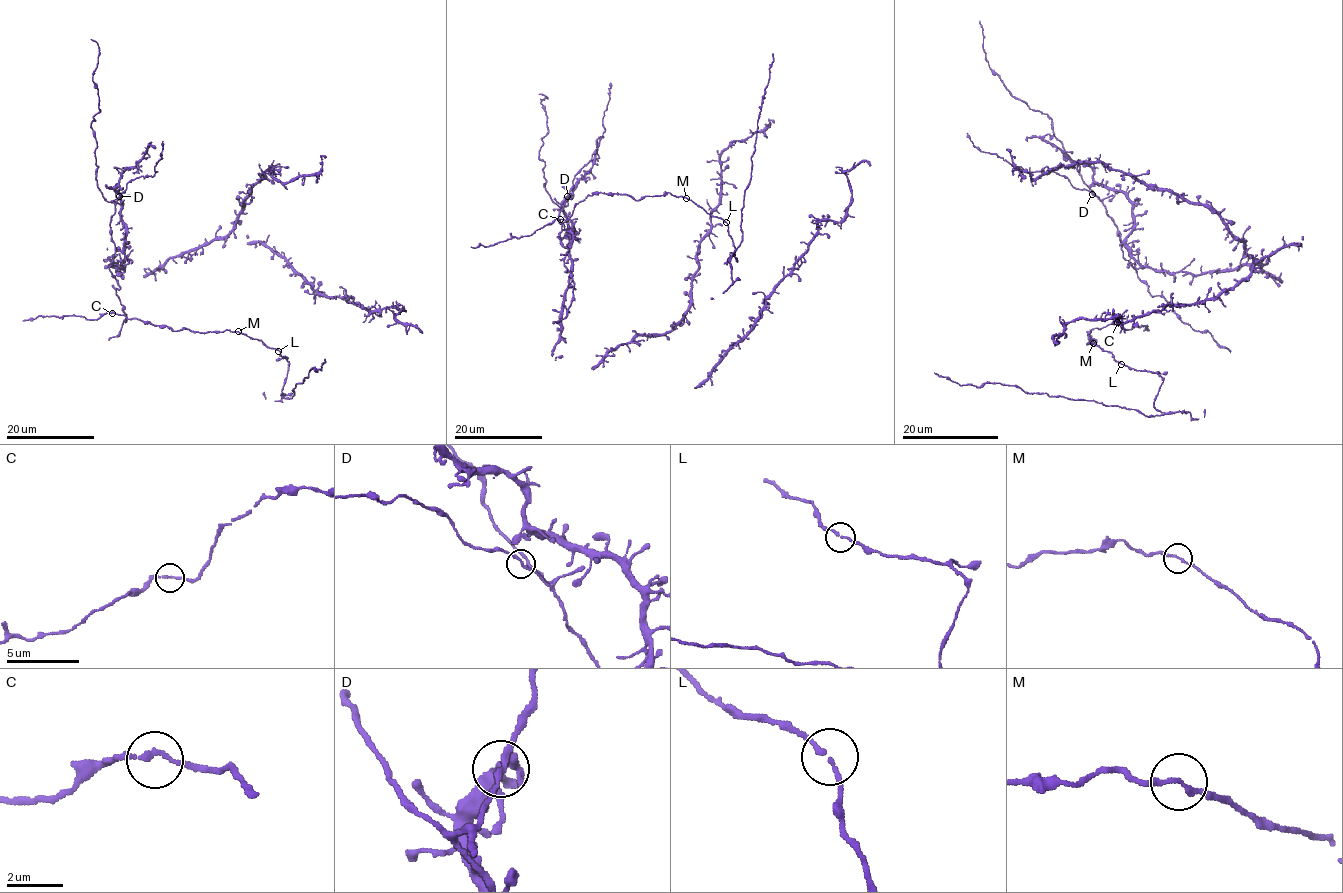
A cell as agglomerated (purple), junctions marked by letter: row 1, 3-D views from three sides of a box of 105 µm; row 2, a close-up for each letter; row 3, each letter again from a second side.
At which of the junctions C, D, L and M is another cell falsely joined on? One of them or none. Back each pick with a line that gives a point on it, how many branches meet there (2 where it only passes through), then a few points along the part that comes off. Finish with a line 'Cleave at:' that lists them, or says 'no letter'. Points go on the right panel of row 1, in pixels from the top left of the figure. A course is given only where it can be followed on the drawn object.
Cleave at: no letter

